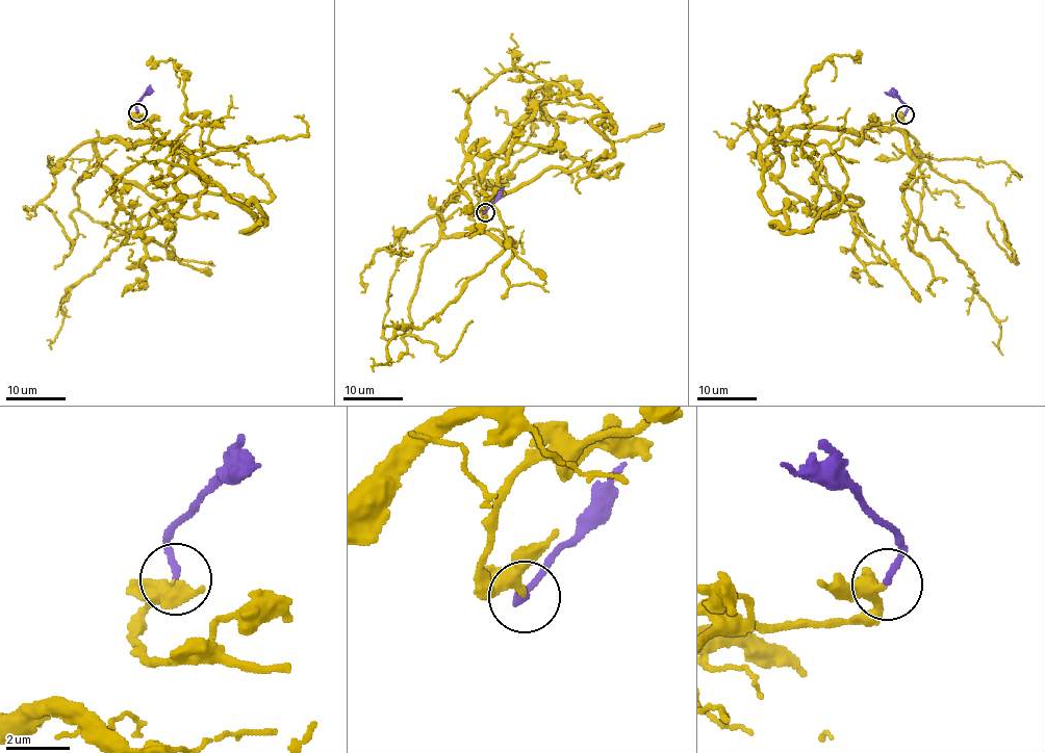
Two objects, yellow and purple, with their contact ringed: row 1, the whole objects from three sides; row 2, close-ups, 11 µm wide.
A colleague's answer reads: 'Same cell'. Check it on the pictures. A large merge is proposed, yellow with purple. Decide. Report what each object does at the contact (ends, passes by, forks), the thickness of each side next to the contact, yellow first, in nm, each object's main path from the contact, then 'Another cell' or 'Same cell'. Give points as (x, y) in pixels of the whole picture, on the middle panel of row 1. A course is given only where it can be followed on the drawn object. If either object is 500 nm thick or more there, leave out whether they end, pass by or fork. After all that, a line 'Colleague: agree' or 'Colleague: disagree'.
At the ring yellow forks. At the ring purple ends. Thickness 240 nm (yellow) against 200 nm. Course of yellow: (485, 211), (479, 195), (555, 149), (517, 135), (557, 85), (441, 212), (444, 236), (502, 250), (373, 371). Course of purple: (485, 212), (504, 186). Same cell
Colleague: agree

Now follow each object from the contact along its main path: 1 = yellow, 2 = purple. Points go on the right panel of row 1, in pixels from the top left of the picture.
1: (903, 114), (825, 155), (808, 209), (760, 155), (805, 125), (900, 132), (903, 204), (966, 264), (1002, 355)
2: (905, 114), (907, 104), (884, 93)

